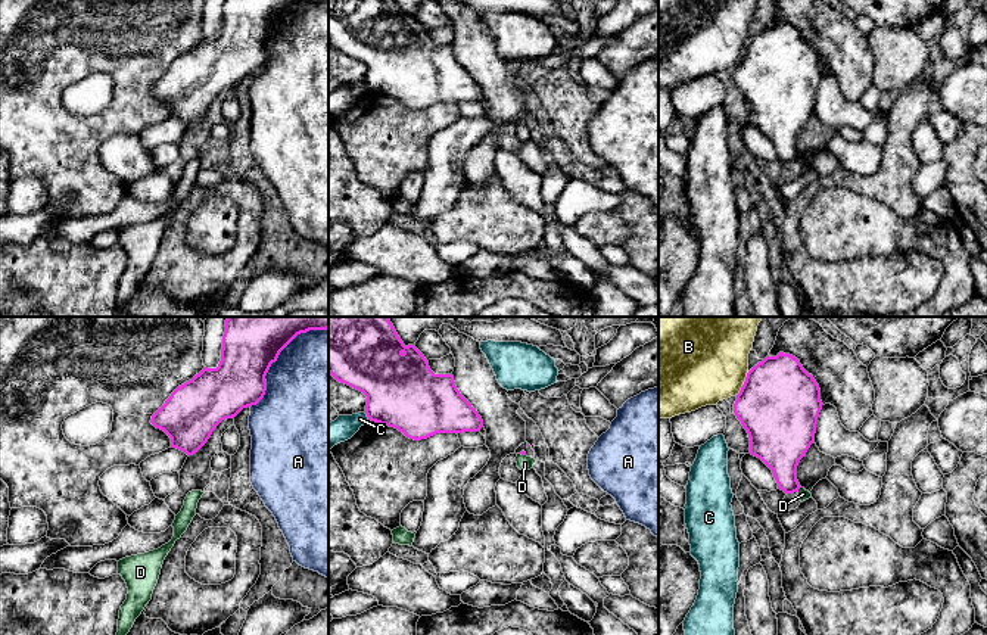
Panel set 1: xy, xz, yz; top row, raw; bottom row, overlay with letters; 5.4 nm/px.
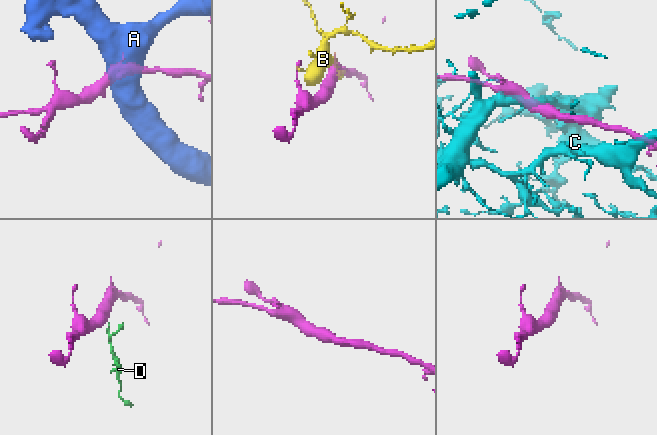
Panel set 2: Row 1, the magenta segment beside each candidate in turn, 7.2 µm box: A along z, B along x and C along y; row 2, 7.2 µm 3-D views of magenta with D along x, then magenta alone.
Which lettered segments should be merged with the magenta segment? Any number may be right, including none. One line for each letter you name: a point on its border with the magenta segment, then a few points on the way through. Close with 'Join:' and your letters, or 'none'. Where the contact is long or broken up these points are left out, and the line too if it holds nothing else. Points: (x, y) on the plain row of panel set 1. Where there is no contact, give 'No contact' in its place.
D: Touches magenta at yz (799, 158). Path across: yz (781, 117), (784, 142), (799, 158), (803, 164)
Join: D

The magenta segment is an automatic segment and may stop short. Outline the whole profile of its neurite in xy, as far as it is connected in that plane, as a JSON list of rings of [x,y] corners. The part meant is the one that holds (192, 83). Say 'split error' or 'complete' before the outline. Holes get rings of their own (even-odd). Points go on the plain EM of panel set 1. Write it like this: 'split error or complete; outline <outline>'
complete; outline [[[225,0],[221,31],[217,38],[203,38],[192,50],[178,56],[152,85],[150,93],[171,108],[171,116],[196,124],[217,96],[236,87],[243,78],[256,75],[265,65],[265,46],[280,22],[301,3],[309,0]]]

